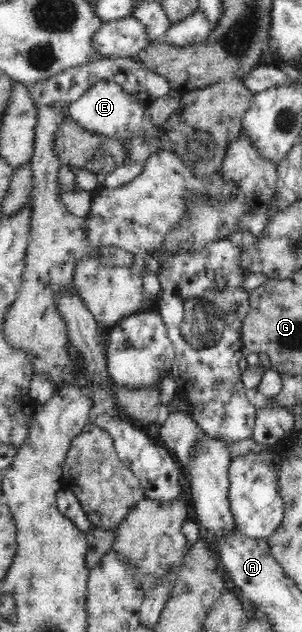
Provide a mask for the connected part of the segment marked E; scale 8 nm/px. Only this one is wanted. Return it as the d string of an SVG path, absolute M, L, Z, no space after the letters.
M98 80L77 100L68 105L68 116L90 132L106 135L124 144L128 157L115 171L102 180L102 186L117 188L130 183L142 173L146 161L161 147L161 127L150 120L149 106L126 93L114 80Z

